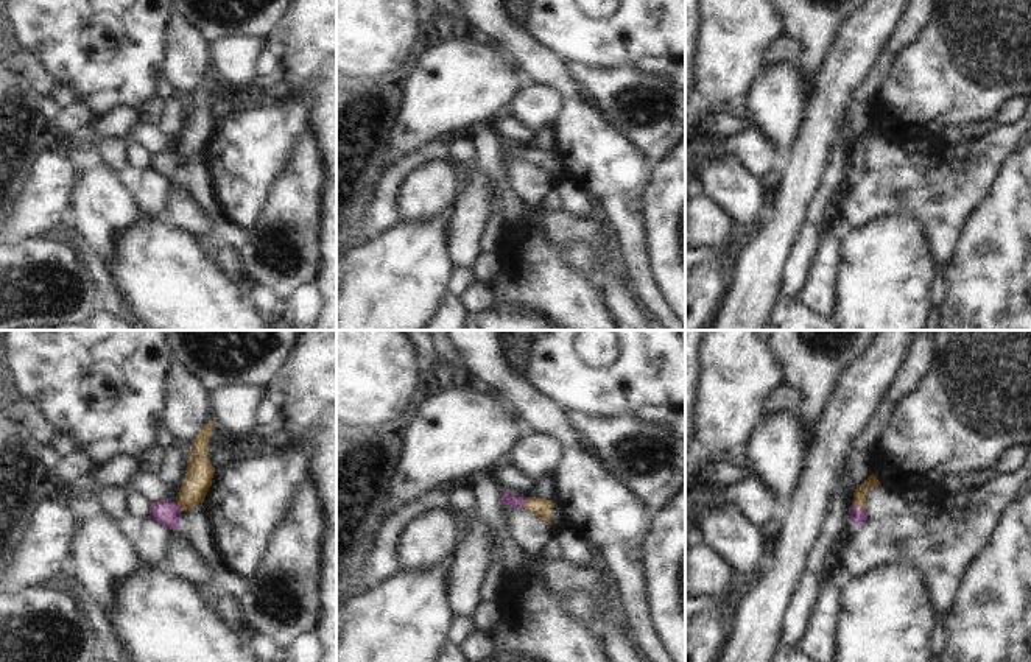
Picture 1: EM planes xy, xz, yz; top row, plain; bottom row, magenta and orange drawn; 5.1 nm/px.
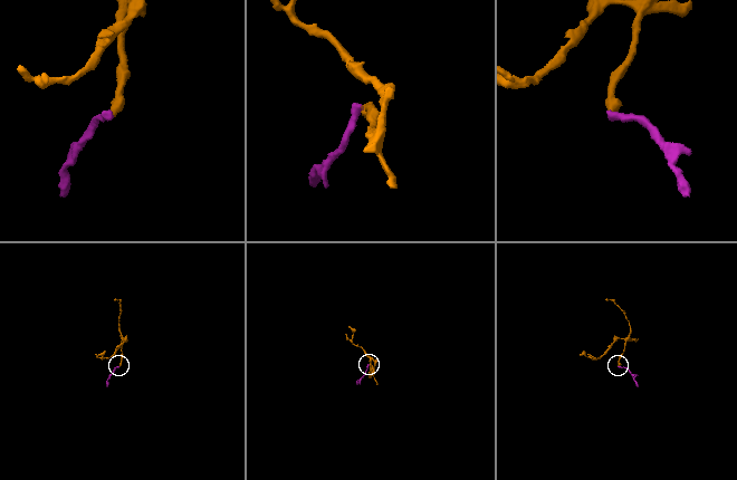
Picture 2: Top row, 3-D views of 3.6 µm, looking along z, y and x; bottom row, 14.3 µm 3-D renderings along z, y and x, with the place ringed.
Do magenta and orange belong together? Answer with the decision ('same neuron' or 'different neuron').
same neuron

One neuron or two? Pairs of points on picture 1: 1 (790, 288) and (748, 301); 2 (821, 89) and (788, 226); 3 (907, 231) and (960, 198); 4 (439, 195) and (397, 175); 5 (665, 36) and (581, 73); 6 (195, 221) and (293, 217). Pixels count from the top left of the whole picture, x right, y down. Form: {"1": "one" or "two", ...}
{"1": "two", "2": "one", "3": "two", "4": "two", "5": "two", "6": "two"}

